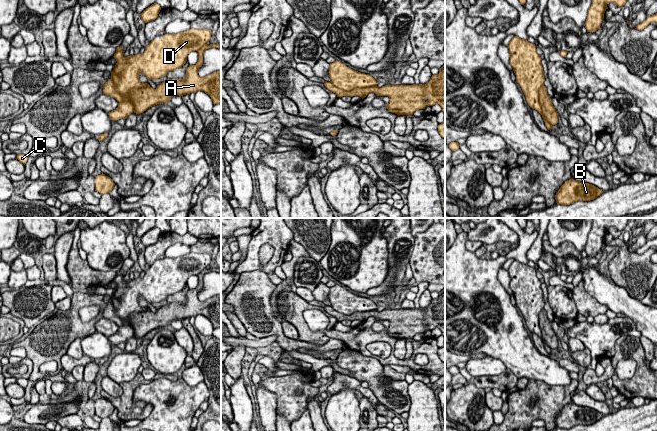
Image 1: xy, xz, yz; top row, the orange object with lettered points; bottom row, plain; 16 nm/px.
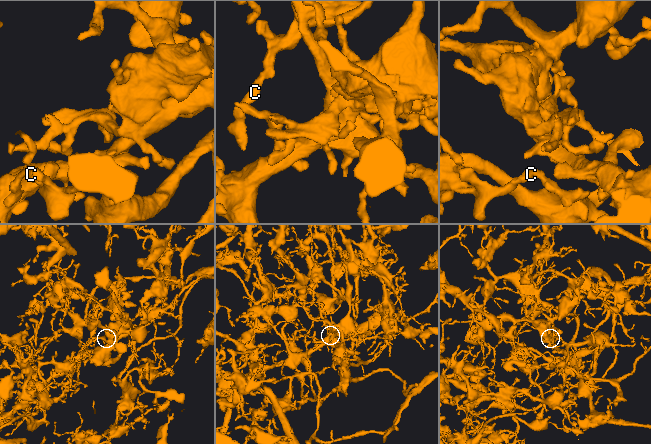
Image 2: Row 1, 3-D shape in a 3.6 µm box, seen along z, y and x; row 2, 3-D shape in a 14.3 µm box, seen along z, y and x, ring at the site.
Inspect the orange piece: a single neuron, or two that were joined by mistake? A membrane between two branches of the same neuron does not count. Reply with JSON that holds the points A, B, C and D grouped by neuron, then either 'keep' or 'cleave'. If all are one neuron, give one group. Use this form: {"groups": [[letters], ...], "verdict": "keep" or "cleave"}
{"groups": [["A"], ["B", "C", "D"]], "verdict": "cleave"}

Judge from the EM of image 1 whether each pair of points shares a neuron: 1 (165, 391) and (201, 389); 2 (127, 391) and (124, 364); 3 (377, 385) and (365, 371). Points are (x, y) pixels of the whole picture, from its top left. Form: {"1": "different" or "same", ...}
{"1": "same", "2": "different", "3": "same"}

